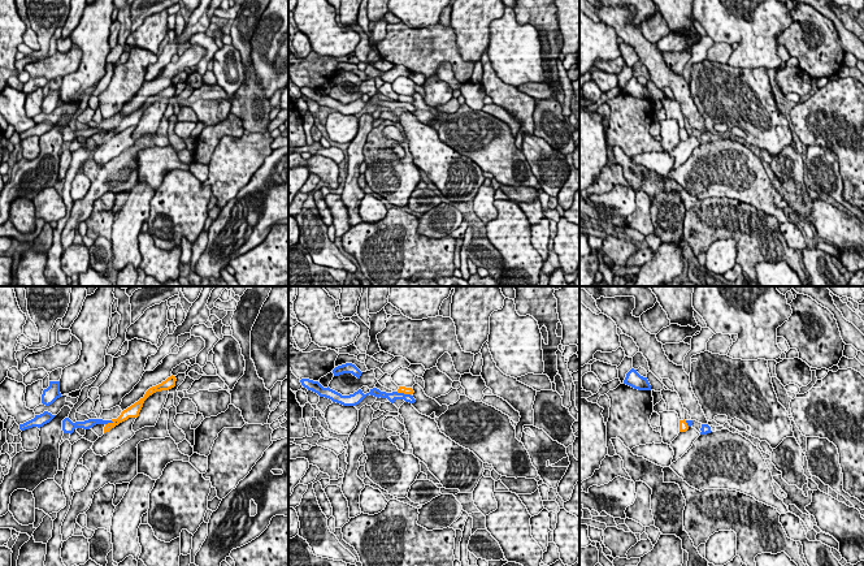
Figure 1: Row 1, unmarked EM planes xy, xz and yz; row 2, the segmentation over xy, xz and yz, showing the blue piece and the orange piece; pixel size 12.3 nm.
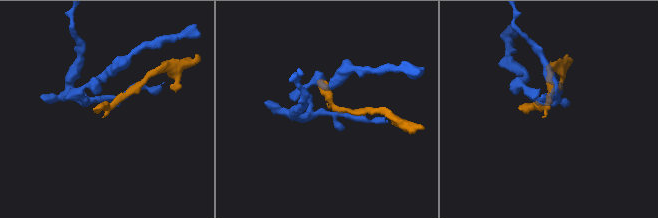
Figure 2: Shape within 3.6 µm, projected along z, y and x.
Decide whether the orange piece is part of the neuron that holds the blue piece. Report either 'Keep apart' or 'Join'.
Keep apart

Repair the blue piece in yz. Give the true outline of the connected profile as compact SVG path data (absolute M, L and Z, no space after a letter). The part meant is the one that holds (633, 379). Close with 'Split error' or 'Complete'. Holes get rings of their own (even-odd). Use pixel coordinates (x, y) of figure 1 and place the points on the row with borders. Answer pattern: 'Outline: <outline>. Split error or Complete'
Outline: M631 368L624 380L624 384L638 389L638 390L651 390L651 385L647 377L641 376L637 370Z. Complete

